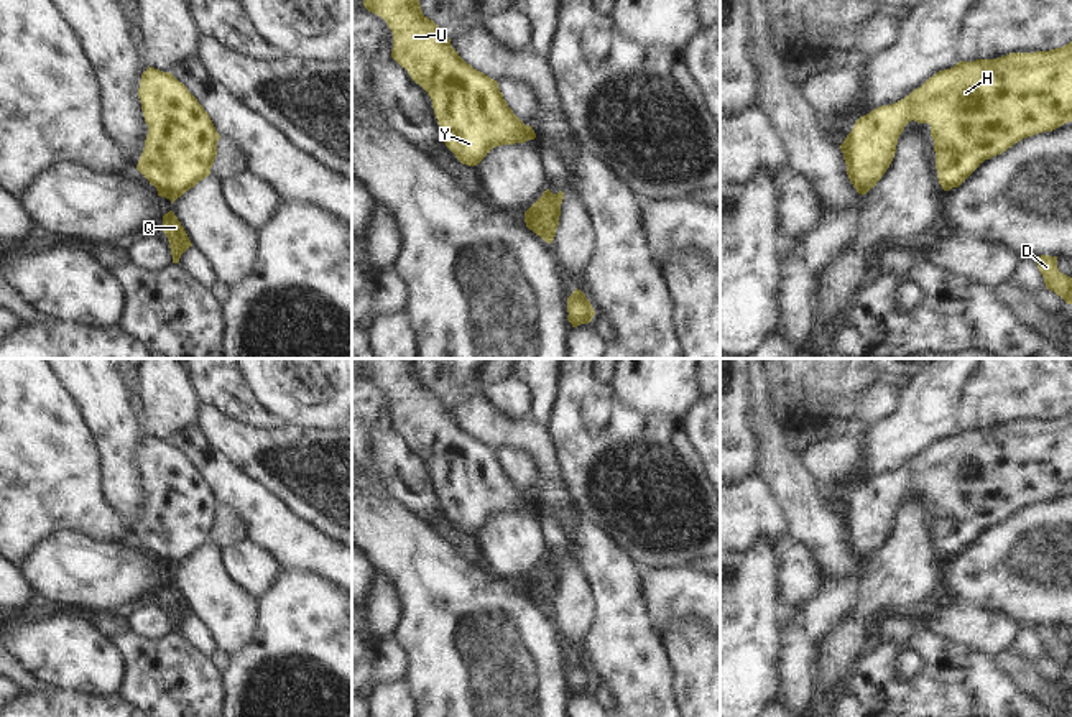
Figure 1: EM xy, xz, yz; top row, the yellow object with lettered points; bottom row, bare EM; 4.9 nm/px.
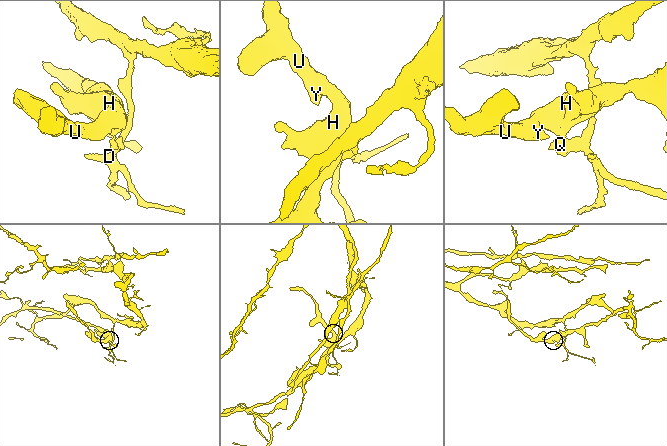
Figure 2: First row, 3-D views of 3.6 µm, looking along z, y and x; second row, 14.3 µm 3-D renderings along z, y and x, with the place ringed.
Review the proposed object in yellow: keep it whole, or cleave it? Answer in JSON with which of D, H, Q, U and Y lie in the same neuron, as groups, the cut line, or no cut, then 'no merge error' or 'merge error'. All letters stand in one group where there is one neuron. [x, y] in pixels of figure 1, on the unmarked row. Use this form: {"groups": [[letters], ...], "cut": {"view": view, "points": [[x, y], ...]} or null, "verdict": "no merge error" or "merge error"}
{"groups": [["D", "Q"], ["H", "U", "Y"]], "cut": {"view": "xy", "points": [[157, 556], [163, 564]]}, "verdict": "merge error"}

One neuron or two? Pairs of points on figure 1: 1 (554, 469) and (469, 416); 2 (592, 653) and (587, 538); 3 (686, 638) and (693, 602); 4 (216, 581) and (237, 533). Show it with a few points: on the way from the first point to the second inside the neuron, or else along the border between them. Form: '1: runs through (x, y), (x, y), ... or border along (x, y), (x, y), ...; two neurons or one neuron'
1: runs through (536, 446), (523, 433), (492, 426); one neuron
2: runs through (610, 625), (610, 569), (607, 566); one neuron
3: border along (702, 619), (683, 619), (663, 638); two neurons
4: border along (209, 543), (221, 550); two neurons

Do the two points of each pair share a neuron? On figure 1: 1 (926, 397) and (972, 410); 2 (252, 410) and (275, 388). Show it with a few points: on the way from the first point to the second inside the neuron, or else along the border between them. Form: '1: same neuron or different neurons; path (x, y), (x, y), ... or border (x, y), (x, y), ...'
1: different neurons; border (969, 375), (959, 397), (959, 428)
2: different neurons; border (242, 375), (252, 393), (286, 423)

